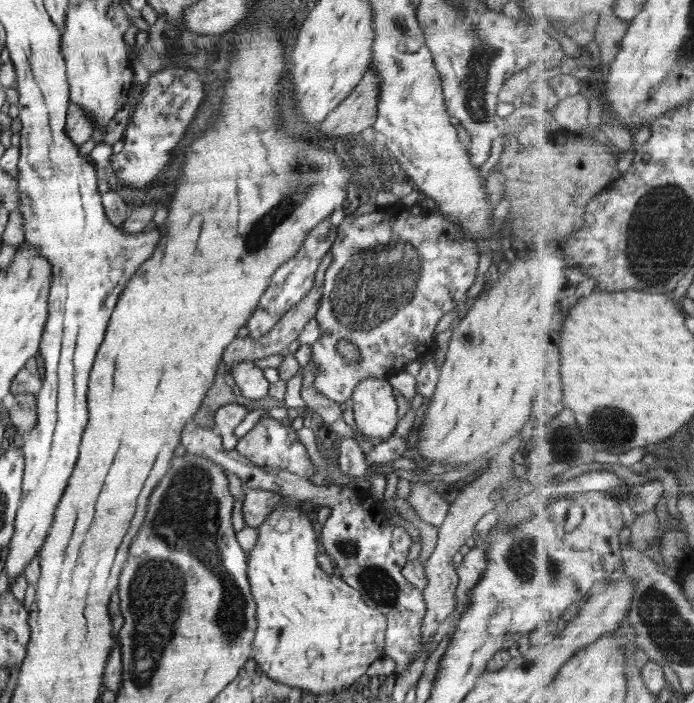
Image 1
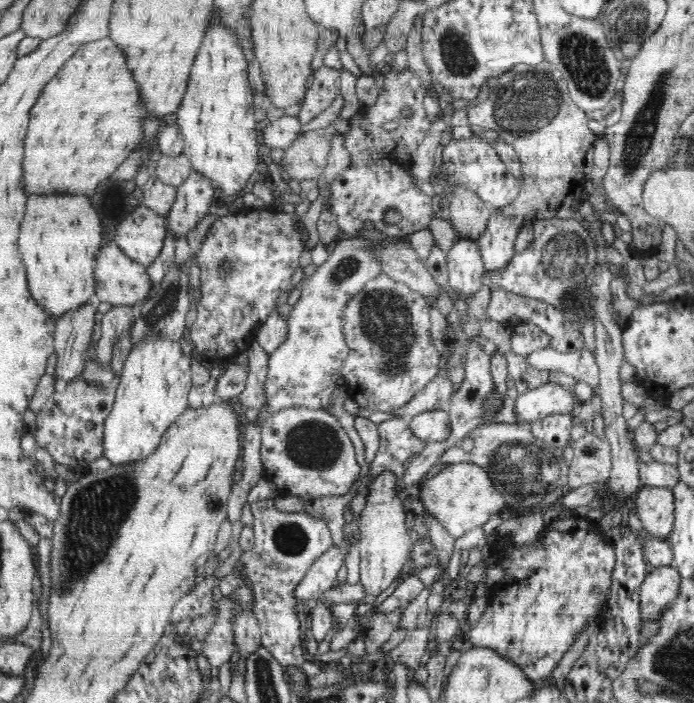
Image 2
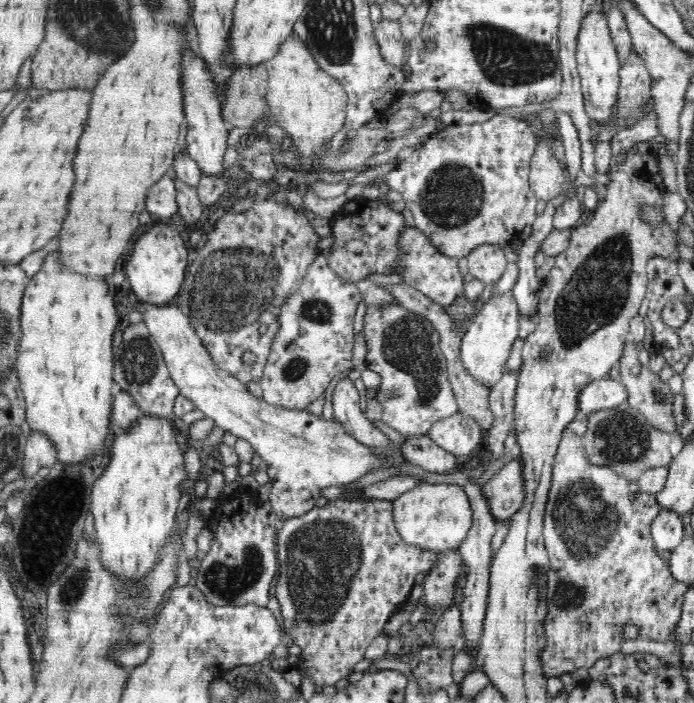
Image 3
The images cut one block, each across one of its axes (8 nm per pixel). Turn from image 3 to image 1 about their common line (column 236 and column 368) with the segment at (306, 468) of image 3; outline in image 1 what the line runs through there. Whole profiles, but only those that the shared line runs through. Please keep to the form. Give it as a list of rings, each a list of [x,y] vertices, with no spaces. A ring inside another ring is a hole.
[[[386,378],[366,379],[356,386],[350,403],[361,434],[385,441],[394,432],[398,421],[393,390]]]

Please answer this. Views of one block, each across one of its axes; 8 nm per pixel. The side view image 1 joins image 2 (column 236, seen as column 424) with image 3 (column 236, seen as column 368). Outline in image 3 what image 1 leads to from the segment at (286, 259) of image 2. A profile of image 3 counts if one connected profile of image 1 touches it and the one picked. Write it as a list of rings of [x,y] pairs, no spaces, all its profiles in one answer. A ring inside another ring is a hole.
[[[258,198],[250,209],[241,213],[225,213],[213,221],[207,236],[206,243],[192,259],[193,263],[187,266],[183,286],[173,302],[188,316],[206,351],[221,370],[226,370],[245,386],[252,381],[260,382],[272,343],[262,342],[262,334],[254,328],[258,322],[254,320],[278,316],[284,301],[298,290],[308,266],[320,254],[316,251],[320,238],[303,214],[287,207],[286,201],[279,203],[273,198]],[[244,352],[254,353],[258,358],[251,364],[245,364],[242,360]]]

